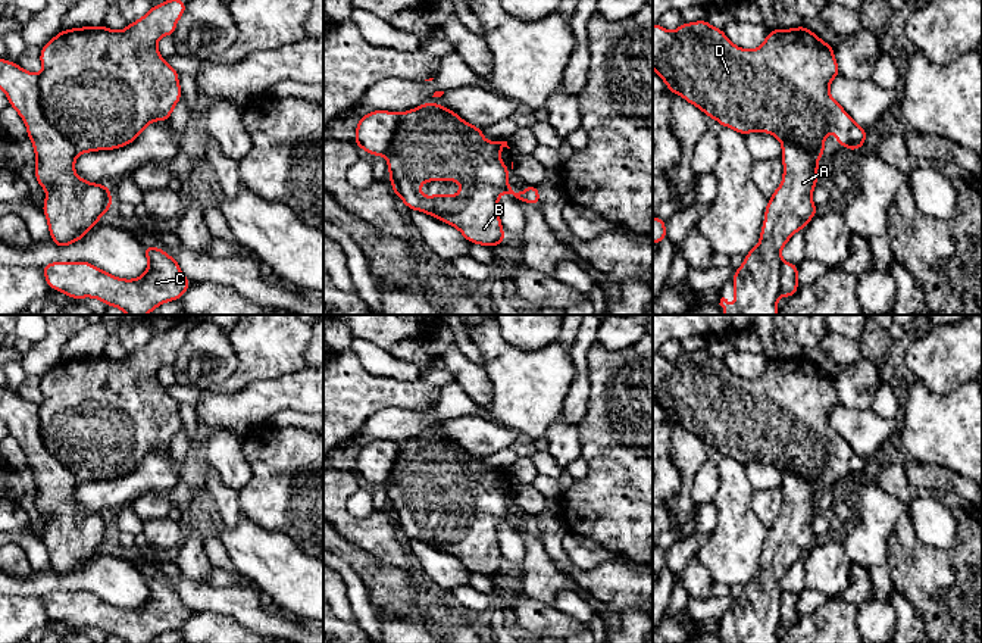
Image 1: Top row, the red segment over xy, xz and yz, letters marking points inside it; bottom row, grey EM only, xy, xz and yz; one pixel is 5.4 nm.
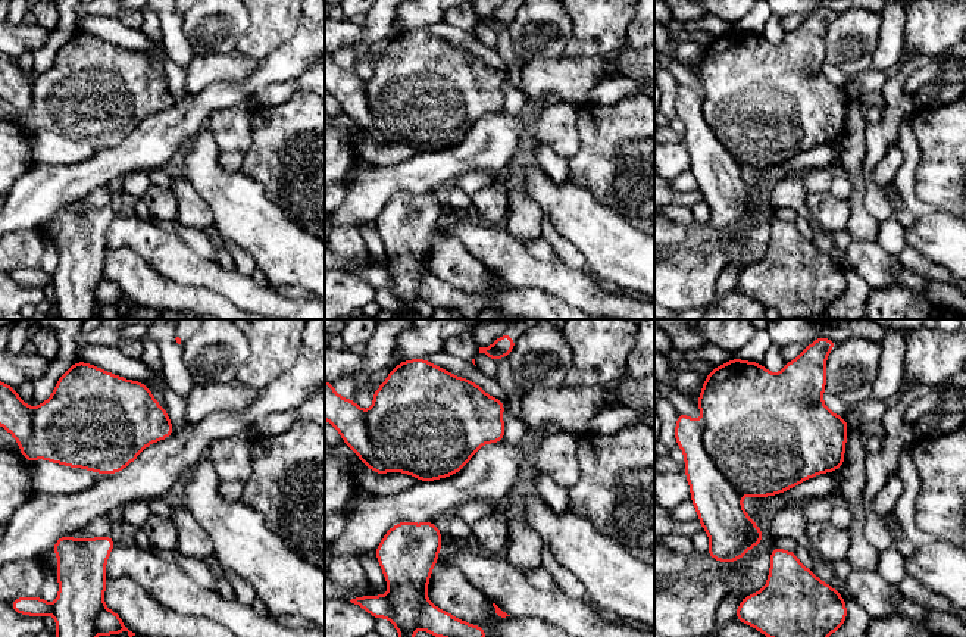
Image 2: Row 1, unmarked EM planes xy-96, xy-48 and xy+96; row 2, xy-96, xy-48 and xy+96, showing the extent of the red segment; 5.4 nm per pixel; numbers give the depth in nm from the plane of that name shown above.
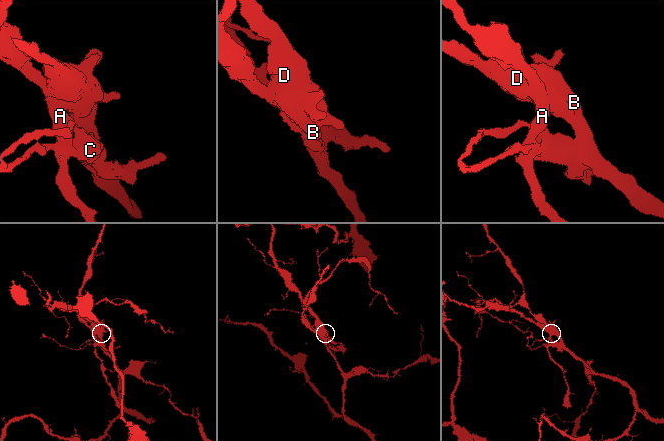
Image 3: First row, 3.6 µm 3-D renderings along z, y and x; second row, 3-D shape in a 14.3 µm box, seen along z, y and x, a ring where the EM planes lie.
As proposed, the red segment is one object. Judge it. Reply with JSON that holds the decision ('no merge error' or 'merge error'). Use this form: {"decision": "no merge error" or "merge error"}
{"decision": "merge error"}

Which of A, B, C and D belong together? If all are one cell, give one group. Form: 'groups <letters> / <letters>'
groups A / B C D

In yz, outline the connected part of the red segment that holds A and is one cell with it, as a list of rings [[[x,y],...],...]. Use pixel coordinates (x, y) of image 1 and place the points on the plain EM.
[[[782,472],[782,491],[782,514],[766,536],[760,572],[745,584],[744,593],[732,606],[736,634],[729,636],[728,628],[720,628],[725,643],[779,642],[781,580],[819,541],[811,531],[813,518],[819,514],[819,487],[797,474]]]

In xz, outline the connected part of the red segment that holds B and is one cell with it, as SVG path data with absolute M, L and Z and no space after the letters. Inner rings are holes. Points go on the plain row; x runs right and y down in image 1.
M423 433L397 444L397 459L385 484L391 516L409 539L425 541L456 556L469 572L492 577L501 574L506 565L497 537L501 522L520 533L540 536L540 521L535 515L526 515L523 522L510 518L509 499L500 489L501 478L510 478L507 471L485 471L481 458L465 452L442 434ZM425 511L459 511L462 519L456 525L425 527L420 522L420 514Z

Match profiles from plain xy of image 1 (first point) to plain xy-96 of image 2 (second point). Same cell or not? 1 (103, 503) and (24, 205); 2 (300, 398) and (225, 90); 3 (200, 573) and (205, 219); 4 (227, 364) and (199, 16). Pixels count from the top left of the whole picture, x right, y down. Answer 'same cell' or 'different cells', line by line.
1: same cell
2: different cells
3: same cell
4: same cell

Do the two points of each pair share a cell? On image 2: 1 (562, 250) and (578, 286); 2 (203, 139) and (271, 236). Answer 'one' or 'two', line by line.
1: two
2: one

